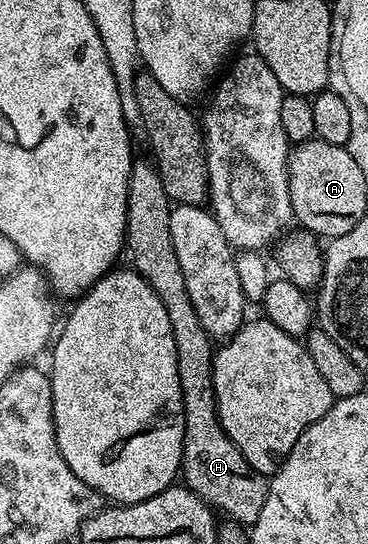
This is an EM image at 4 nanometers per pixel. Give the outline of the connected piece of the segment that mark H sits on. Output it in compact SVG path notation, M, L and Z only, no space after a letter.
M133 161L128 177L128 229L126 231L126 254L132 257L131 269L137 270L154 288L158 300L166 304L166 316L170 316L170 329L174 331L174 352L178 356L178 384L182 388L184 409L184 461L182 482L194 491L213 511L227 516L231 521L250 528L266 504L269 479L258 472L242 456L238 444L226 436L220 423L216 397L212 356L214 340L209 336L186 290L182 267L178 264L170 234L170 216L173 207L162 188L162 176L151 161Z

